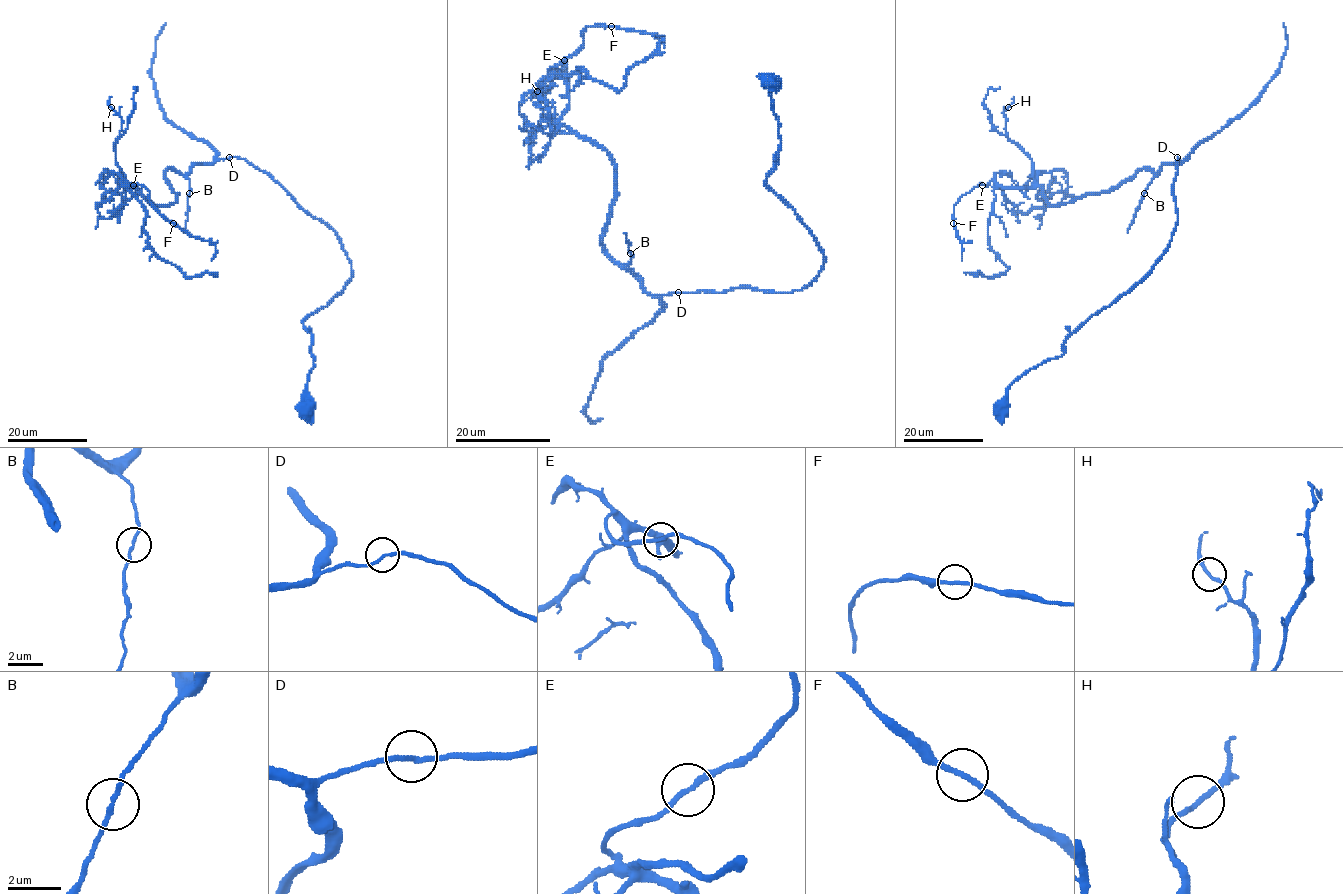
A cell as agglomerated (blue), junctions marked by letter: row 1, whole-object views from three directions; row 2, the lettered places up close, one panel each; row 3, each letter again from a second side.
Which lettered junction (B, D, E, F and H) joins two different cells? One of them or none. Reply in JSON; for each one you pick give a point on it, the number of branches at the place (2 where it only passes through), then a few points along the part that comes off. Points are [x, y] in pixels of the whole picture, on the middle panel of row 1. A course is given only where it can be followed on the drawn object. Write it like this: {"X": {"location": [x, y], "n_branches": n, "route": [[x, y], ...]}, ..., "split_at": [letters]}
{"split_at": []}

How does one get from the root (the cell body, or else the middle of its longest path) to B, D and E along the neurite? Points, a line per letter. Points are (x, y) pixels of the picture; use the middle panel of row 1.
B: (770, 81), (780, 150), (767, 184), (822, 250), (818, 275), (789, 293), (660, 297), (627, 266), (630, 253)
D: (770, 81), (780, 150), (767, 184), (807, 228), (824, 265), (807, 286), (789, 293), (749, 287), (678, 292)
E: (770, 81), (767, 184), (822, 269), (789, 293), (660, 297), (603, 245), (615, 163), (559, 128), (564, 60)

